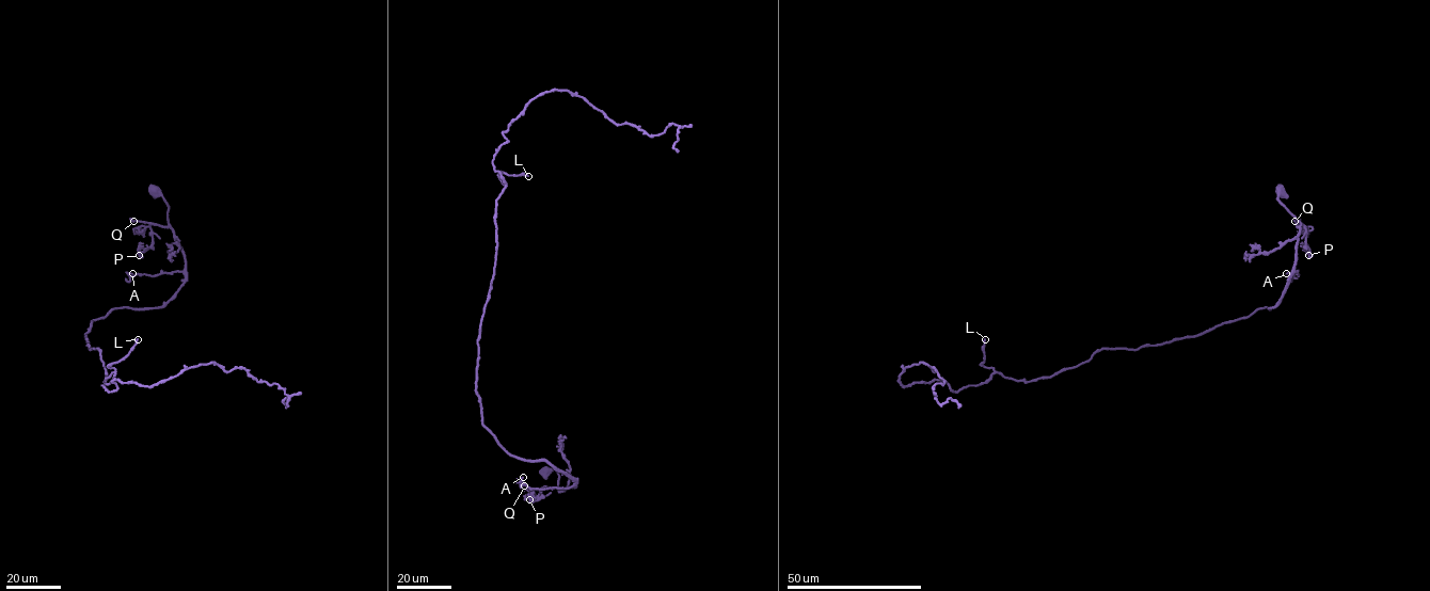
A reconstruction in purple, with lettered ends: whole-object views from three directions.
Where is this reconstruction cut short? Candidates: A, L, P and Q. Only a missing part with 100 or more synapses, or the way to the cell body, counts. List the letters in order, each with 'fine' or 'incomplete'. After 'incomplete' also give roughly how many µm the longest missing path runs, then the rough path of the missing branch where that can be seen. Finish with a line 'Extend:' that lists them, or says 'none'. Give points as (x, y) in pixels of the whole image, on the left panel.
A: fine
L: incomplete; about 120 µm are missing; missing branch runs (138, 339), (146, 287), (132, 265), (139, 224), (131, 184), (149, 175), (131, 155), (147, 129), (130, 105)
P: fine
Q: fine
Extend: L

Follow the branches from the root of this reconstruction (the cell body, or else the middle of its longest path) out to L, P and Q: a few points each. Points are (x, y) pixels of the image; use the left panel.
L: (156, 192), (185, 281), (162, 306), (116, 307), (92, 322), (86, 345), (99, 350), (104, 381), (138, 339)
P: (156, 192), (169, 207), (170, 226), (151, 224), (153, 243), (140, 253), (142, 257), (139, 255)
Q: (156, 192), (169, 207), (170, 226), (131, 218), (133, 221)

